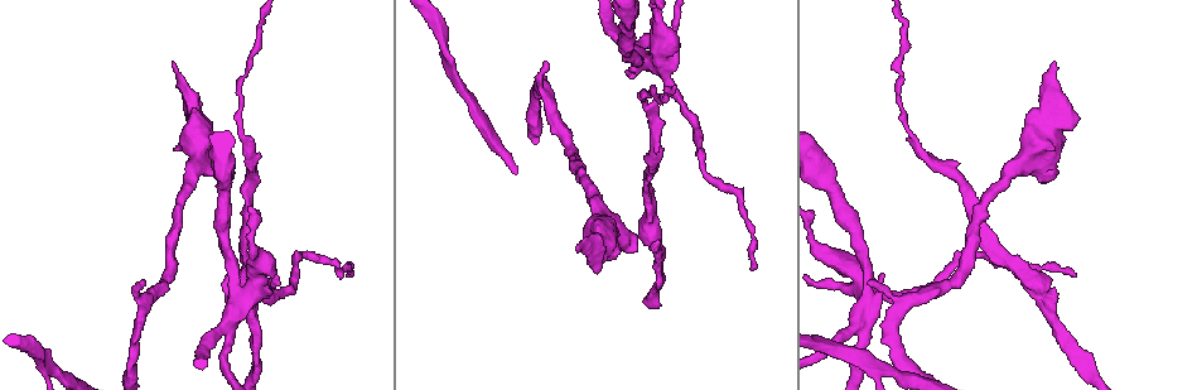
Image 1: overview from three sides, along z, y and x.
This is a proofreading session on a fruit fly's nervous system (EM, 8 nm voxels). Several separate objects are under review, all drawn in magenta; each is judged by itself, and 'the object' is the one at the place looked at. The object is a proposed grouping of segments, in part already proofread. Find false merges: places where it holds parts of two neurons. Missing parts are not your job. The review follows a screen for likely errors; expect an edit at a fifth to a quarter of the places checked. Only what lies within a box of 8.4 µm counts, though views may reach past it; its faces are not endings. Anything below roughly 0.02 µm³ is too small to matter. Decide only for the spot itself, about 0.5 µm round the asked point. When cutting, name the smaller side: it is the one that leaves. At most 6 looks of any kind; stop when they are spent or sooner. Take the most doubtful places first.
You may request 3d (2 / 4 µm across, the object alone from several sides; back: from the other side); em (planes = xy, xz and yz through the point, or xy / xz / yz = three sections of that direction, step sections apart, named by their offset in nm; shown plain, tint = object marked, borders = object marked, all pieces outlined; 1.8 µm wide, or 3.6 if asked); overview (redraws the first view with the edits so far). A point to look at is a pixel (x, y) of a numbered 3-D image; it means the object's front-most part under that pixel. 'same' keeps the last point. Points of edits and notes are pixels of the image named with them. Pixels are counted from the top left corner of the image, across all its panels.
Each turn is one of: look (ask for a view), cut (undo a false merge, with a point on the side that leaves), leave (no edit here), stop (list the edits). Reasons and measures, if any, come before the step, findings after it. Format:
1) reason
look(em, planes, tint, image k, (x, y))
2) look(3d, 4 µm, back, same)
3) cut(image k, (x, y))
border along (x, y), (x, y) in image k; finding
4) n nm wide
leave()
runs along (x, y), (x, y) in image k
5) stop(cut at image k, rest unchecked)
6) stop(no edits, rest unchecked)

three arms meet
look(em, planes, plain, image 1, (864, 328))

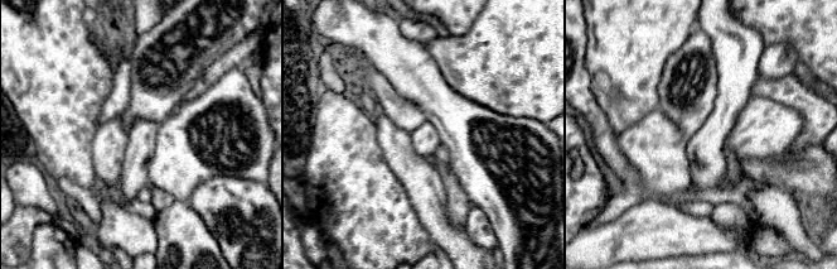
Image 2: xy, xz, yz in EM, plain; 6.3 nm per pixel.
where the object lies
look(em, planes, tint, same)

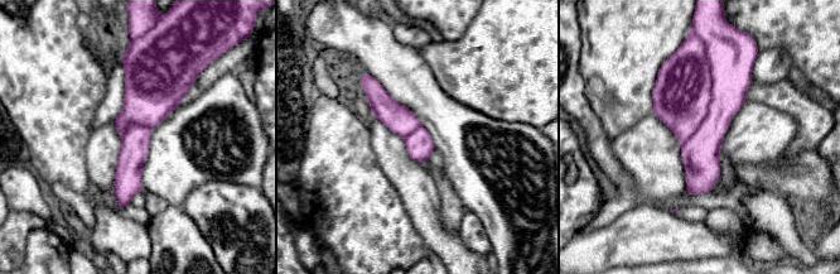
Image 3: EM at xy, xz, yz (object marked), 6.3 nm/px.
cut(image 3, (682, 94))
border along (706, 53), (711, 101), (682, 144) in image 3; a second neuron is stuck on

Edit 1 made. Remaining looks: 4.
see it whole again
look(overview)

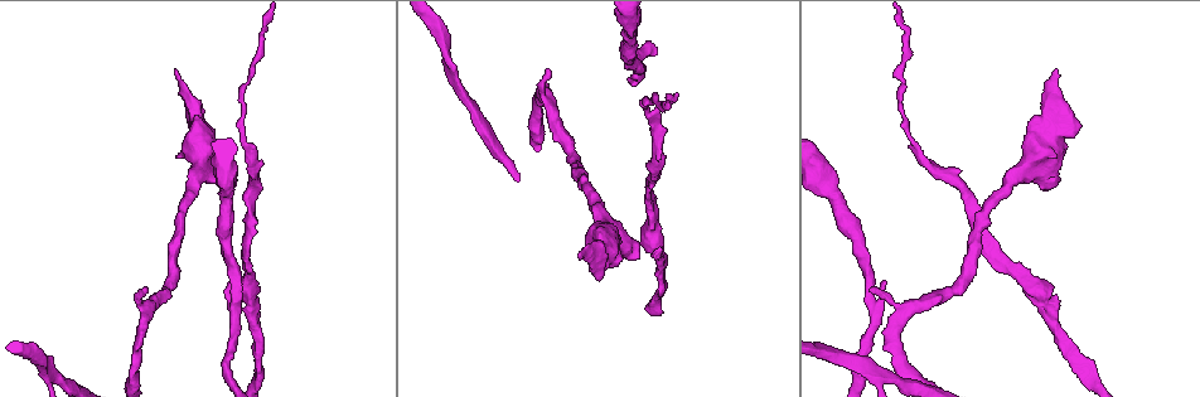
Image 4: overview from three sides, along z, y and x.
two arms at a narrow angle
look(3d, 4 µm, back, image 4, (207, 157))

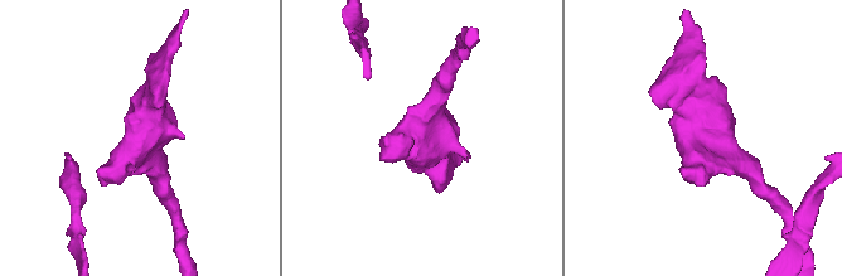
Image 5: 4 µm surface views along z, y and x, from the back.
look(em, 3.6 µm, planes, tint, image 5, (695, 141))

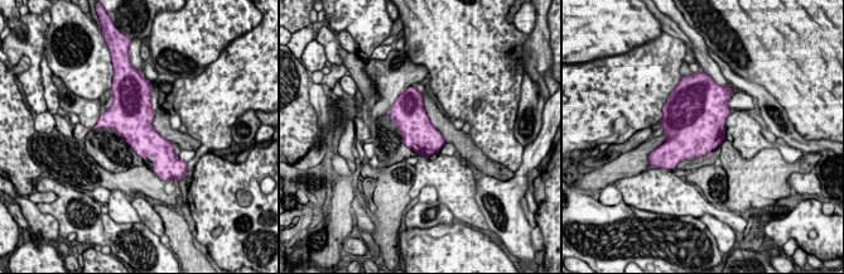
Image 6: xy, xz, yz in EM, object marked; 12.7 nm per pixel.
leave()
one neuron here

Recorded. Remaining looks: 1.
stop(cut at image 3, rest unchecked)

